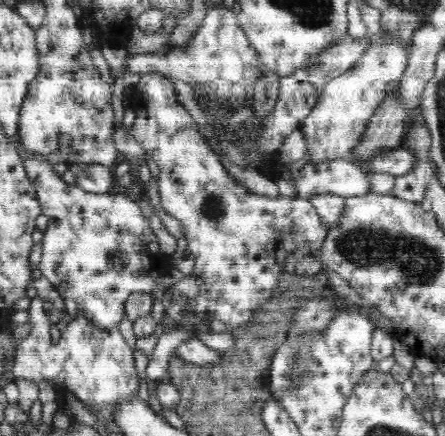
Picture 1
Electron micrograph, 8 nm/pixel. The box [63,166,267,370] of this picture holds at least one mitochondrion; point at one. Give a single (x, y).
(213, 209)

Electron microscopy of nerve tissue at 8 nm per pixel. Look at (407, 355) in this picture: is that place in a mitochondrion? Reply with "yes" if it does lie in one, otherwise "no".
no

